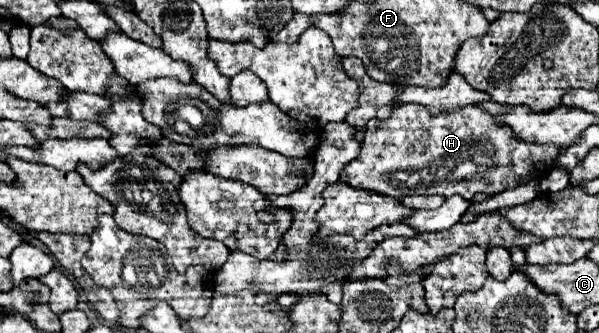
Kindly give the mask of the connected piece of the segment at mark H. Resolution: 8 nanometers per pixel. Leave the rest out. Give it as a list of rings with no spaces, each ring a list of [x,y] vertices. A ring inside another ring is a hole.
[[[416,103],[400,105],[394,109],[392,117],[386,121],[372,119],[366,125],[366,135],[362,141],[360,155],[350,161],[340,171],[340,181],[350,187],[390,195],[390,197],[406,197],[406,195],[462,195],[464,199],[472,199],[472,195],[484,191],[484,195],[498,195],[506,189],[514,189],[532,179],[540,179],[552,167],[552,155],[556,155],[556,145],[536,145],[524,143],[508,131],[508,127],[500,127],[488,111],[480,107],[464,107],[460,111],[442,111],[432,115],[426,107]]]

